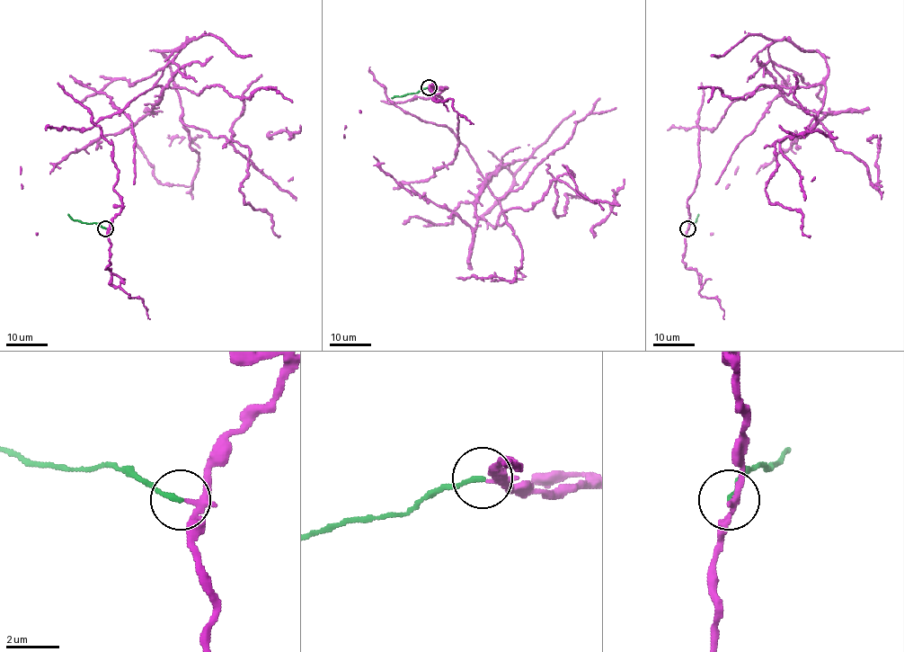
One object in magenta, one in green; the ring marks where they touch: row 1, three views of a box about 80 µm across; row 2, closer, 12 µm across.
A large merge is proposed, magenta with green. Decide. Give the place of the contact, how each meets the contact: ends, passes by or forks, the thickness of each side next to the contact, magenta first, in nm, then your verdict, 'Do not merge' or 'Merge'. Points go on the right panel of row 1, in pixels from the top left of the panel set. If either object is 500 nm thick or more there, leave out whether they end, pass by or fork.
Place: (687, 228). At the ring magenta passes by. At the ring green ends. Thickness 190 nm (magenta) against 180 nm. Do not merge

